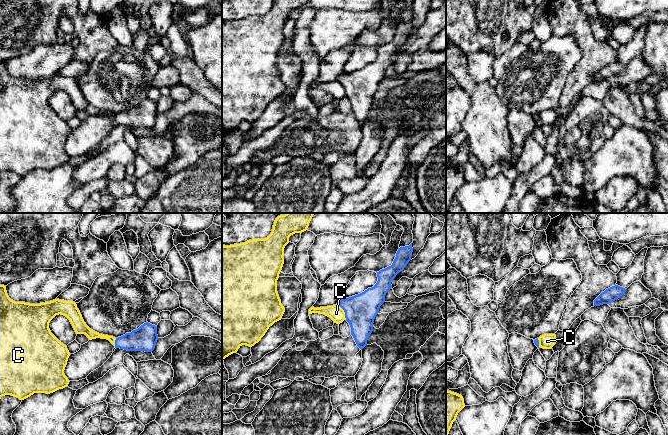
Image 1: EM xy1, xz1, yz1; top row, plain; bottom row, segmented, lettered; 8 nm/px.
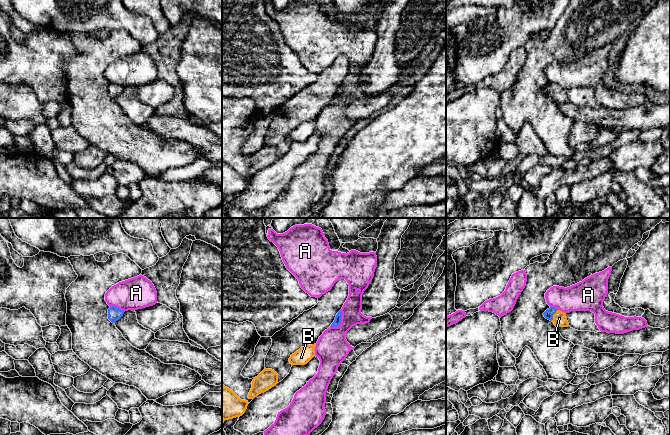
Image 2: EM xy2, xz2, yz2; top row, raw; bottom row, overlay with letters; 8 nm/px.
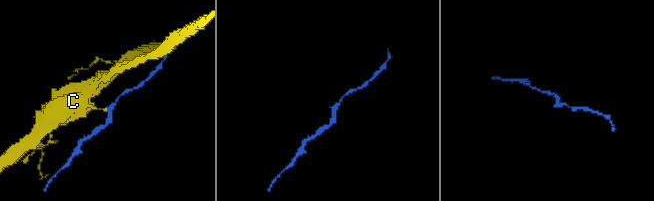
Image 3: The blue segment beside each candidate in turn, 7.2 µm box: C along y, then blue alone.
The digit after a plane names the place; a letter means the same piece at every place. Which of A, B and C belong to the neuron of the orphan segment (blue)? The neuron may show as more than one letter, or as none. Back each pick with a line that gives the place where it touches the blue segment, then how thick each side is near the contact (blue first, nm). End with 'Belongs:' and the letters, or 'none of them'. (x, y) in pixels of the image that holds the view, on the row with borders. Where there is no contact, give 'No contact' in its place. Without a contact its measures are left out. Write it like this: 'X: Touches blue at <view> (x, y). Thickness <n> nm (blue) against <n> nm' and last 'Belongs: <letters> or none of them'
B: Touches blue at yz2 (553, 314). Thickness 80 nm (blue) against 110 nm
Belongs: B

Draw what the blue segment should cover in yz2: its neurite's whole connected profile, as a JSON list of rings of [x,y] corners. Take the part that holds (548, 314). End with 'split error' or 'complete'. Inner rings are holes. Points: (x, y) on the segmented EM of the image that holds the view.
[[[550,307],[543,313],[544,317],[554,323],[556,327],[568,327],[566,313],[555,307]]]; split error

